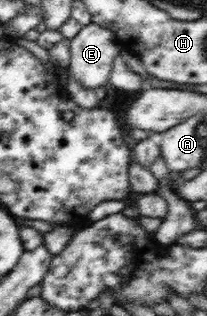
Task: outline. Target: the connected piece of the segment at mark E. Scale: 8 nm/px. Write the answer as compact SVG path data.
M88 23L70 45L69 68L74 79L86 89L108 85L113 59L125 46L121 34L102 29L100 24Z

